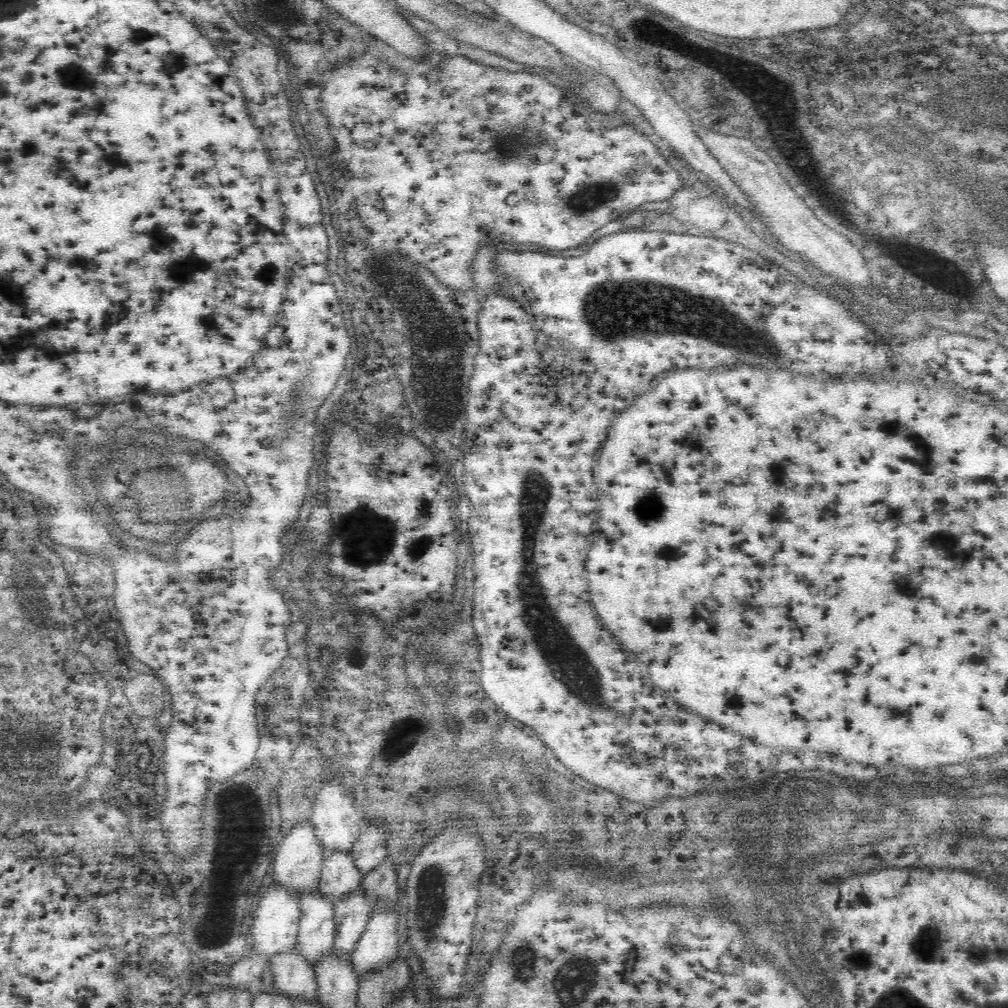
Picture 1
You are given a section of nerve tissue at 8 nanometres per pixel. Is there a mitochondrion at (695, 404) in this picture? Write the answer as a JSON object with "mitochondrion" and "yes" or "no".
{"mitochondrion":"no"}

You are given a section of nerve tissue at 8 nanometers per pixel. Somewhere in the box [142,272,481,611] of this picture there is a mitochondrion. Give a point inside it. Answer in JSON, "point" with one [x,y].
{"point":[288,416]}

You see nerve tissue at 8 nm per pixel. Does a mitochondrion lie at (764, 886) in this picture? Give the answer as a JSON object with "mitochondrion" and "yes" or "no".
{"mitochondrion":"yes"}

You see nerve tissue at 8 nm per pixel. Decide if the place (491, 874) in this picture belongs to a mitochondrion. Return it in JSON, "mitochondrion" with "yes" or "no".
{"mitochondrion":"no"}

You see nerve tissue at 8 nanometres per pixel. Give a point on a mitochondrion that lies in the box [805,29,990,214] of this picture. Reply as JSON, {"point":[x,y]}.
{"point":[960,127]}

